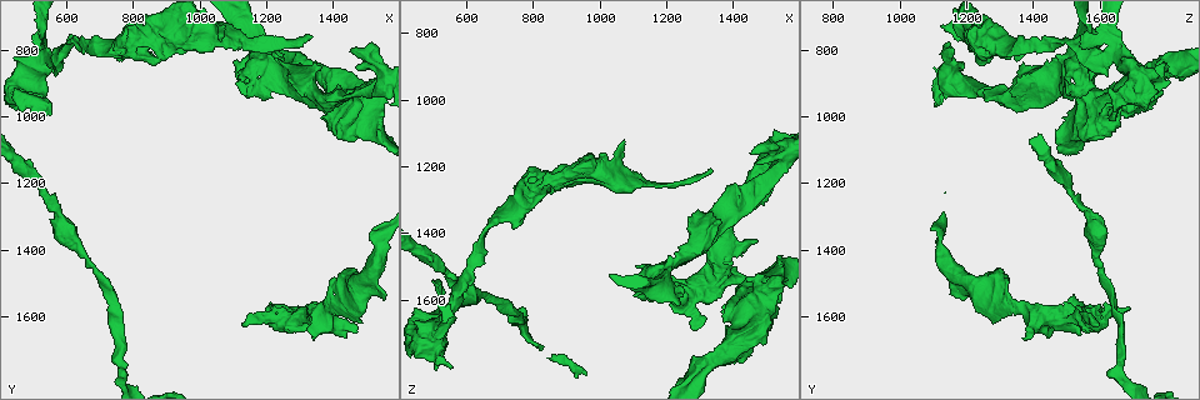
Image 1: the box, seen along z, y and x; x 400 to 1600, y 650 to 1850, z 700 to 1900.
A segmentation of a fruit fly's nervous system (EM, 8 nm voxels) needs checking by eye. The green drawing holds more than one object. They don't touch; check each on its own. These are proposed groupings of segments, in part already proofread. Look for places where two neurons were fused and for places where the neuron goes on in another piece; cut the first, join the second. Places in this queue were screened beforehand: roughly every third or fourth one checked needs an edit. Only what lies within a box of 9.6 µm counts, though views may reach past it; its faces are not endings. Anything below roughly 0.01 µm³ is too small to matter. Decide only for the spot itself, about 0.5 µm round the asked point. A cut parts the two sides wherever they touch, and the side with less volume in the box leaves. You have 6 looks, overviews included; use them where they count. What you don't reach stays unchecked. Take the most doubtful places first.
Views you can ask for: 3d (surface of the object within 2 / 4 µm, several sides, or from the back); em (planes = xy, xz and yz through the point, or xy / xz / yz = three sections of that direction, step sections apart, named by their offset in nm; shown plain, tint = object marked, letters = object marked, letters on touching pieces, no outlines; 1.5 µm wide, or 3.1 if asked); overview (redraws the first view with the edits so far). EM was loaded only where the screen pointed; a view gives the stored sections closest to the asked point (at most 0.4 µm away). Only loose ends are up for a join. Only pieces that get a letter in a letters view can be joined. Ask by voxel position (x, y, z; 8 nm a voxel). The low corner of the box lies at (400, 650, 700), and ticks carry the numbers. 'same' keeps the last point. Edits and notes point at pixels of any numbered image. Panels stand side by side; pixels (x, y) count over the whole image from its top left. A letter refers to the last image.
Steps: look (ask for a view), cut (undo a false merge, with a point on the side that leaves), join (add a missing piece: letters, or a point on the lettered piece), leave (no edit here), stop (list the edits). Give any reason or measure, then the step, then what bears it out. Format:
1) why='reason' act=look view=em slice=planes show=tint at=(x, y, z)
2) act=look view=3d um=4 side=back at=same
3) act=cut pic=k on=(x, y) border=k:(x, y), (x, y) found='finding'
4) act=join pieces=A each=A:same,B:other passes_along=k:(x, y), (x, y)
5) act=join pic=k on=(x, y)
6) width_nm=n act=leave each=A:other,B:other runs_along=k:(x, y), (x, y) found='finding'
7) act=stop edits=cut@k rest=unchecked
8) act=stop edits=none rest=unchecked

why='an open end' act=look view=em slice=planes show=letters at=(1410, 1530, 1520)

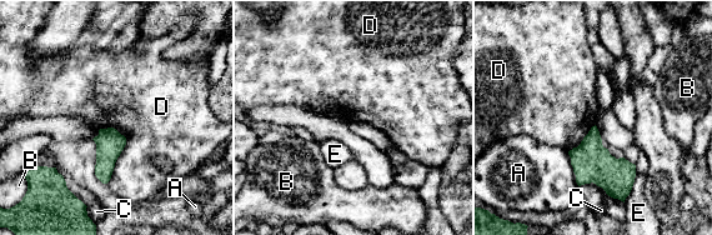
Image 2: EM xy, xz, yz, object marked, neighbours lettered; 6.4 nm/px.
act=leave each=A:other,B:other,C:other,D:other,E:other found='none of them fits'

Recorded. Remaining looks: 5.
why='an open end' act=look view=3d um=2 at=(550, 860, 1810)

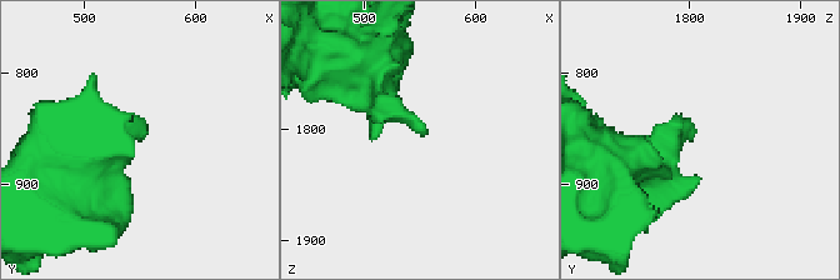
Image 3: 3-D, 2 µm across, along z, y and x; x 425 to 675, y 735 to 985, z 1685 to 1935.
act=look view=em slice=planes show=letters at=(554, 850, 1806)

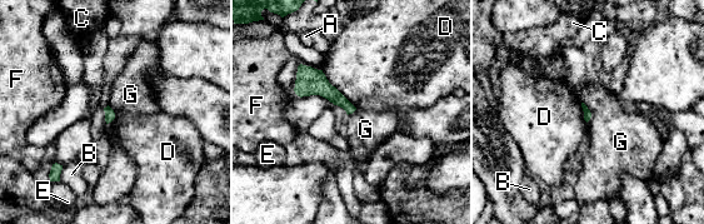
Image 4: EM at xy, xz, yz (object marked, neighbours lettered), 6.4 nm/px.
act=leave each=A:other,B:other,C:other,D:other,E:other,F:other,G:other border=4:(108, 105), (114, 118), (106, 124) found='none of them fits'

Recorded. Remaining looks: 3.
why='calibre changes' act=look view=3d um=4 at=(1390, 880, 1760)

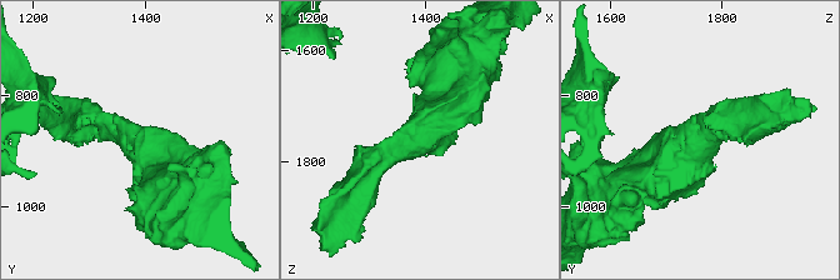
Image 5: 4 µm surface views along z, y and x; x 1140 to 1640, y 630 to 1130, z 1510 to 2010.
arm_widths_nm=300,600 act=look view=em slice=planes show=plain at=(1385, 880, 1755)

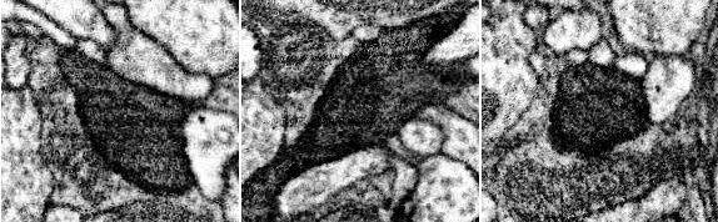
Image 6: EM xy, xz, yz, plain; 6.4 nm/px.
act=look view=em slice=planes show=letters at=same

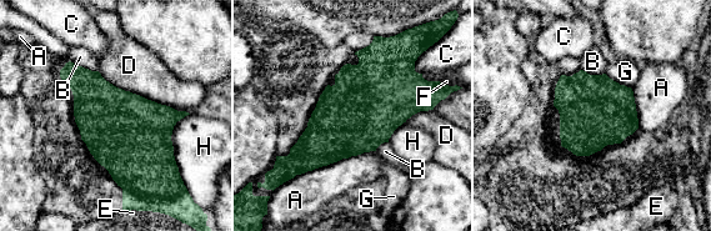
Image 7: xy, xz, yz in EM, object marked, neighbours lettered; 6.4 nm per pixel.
act=leave each=A:other,B:other,C:other,D:other,E:other,F:other,G:other,H:other border=7:(98, 71), (119, 88), (189, 114) found='one neuron here'

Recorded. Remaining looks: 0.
act=stop edits=none rest=unchecked

